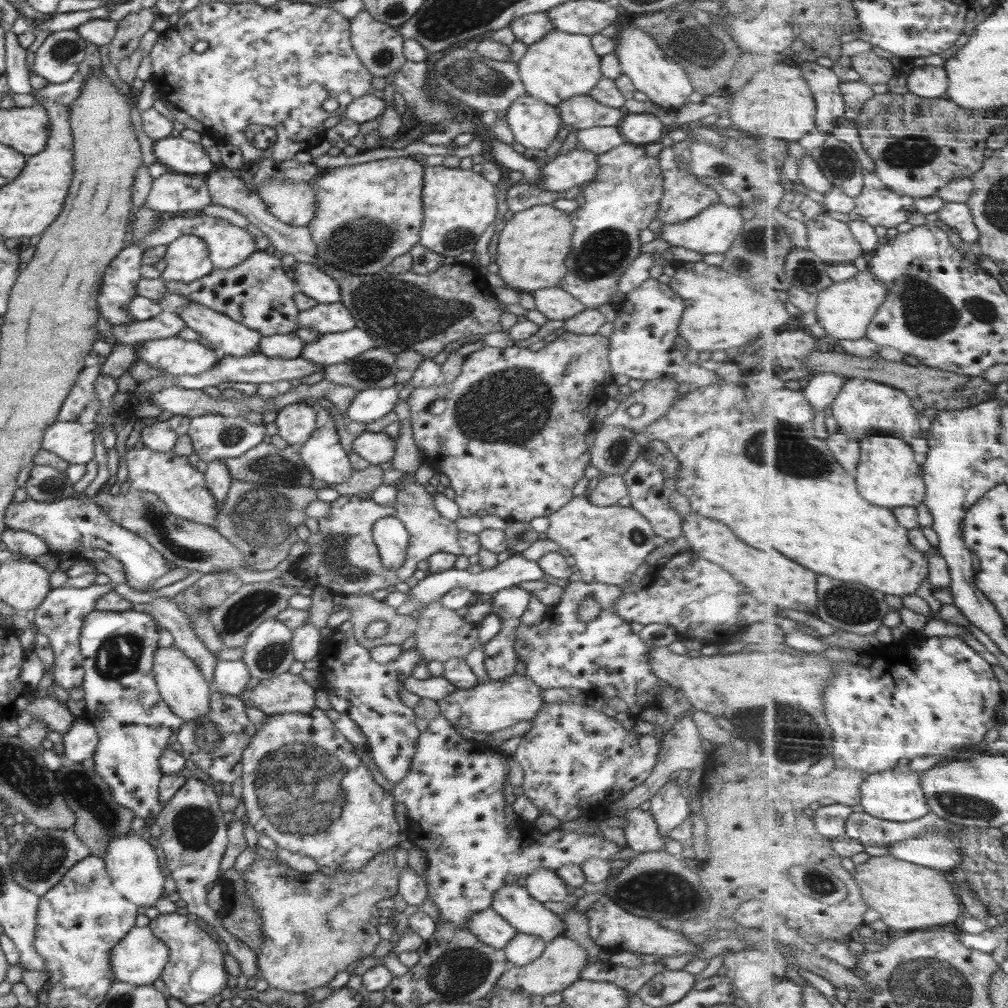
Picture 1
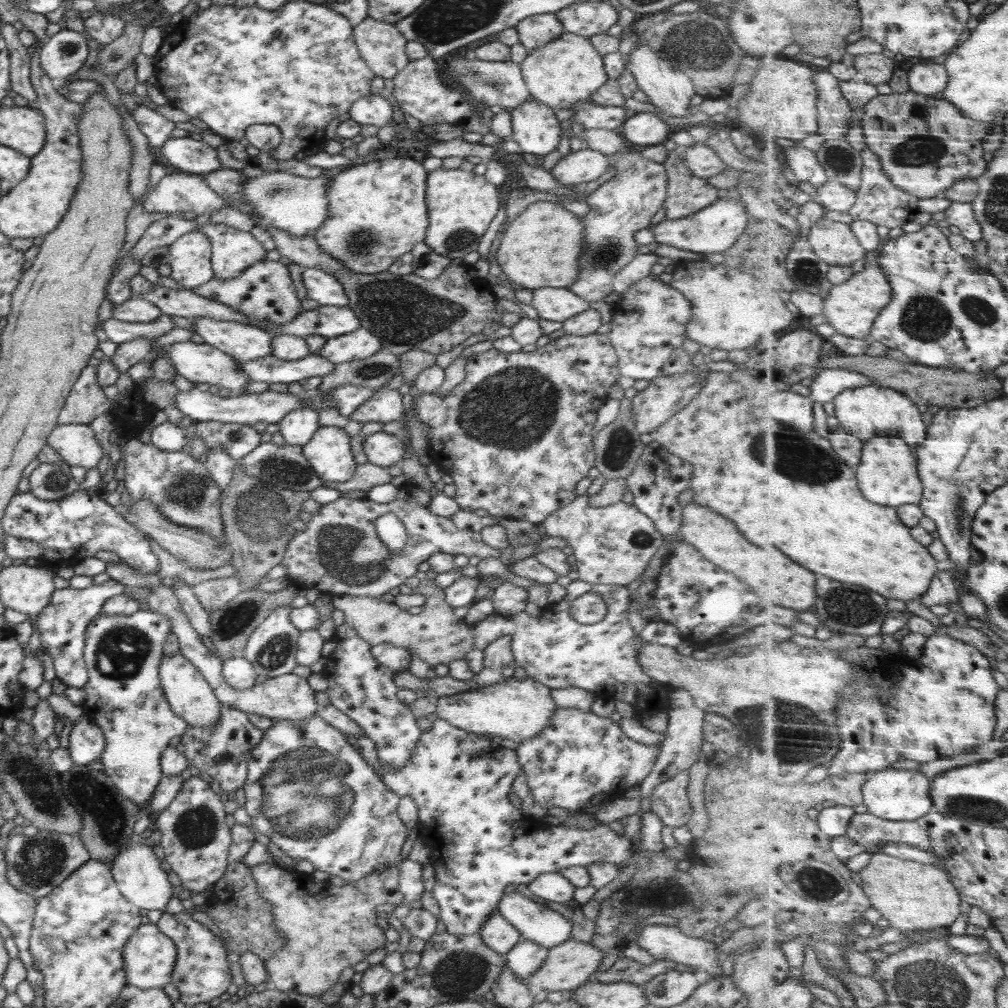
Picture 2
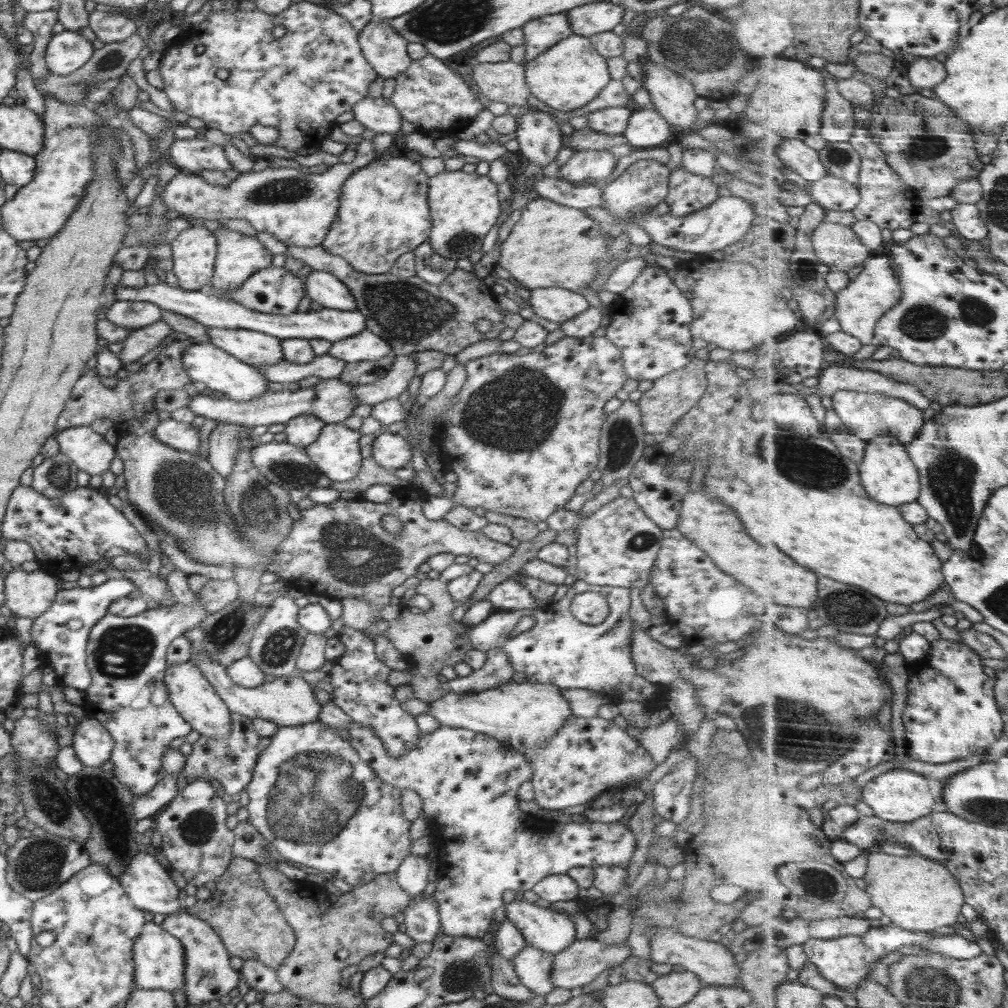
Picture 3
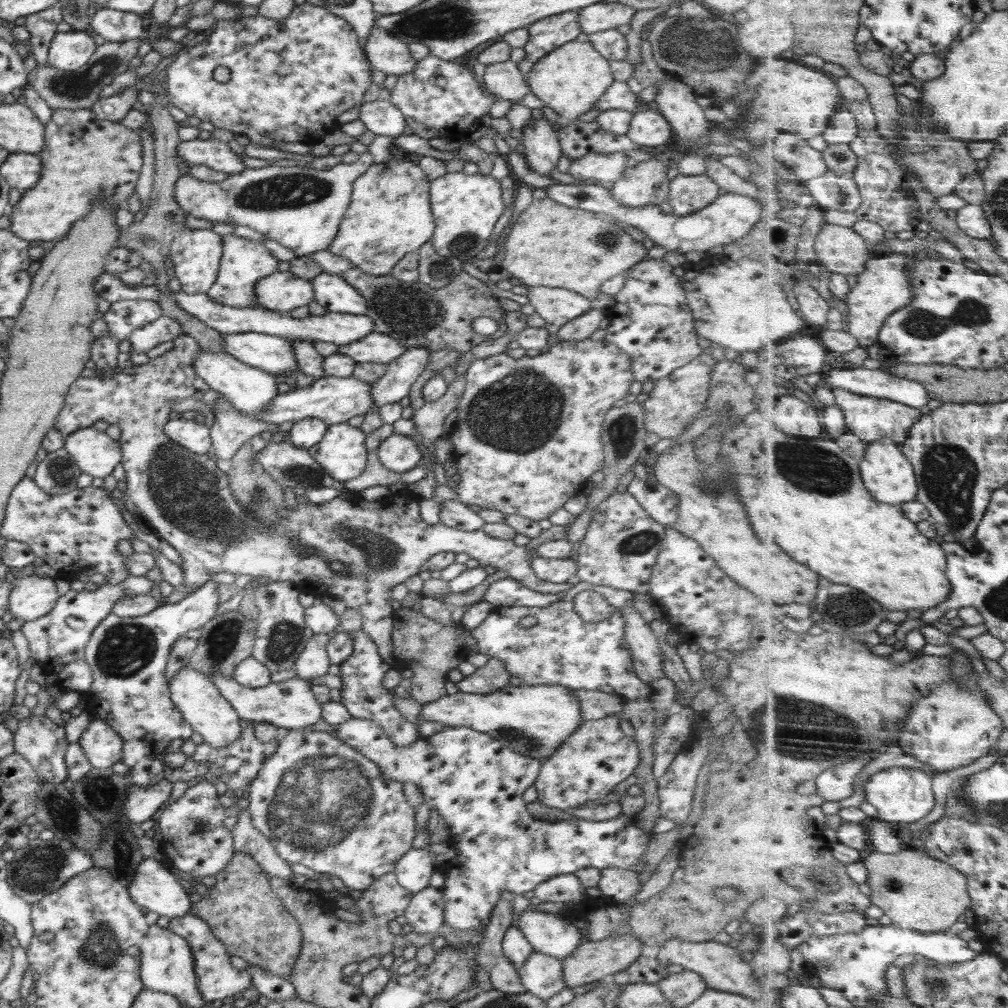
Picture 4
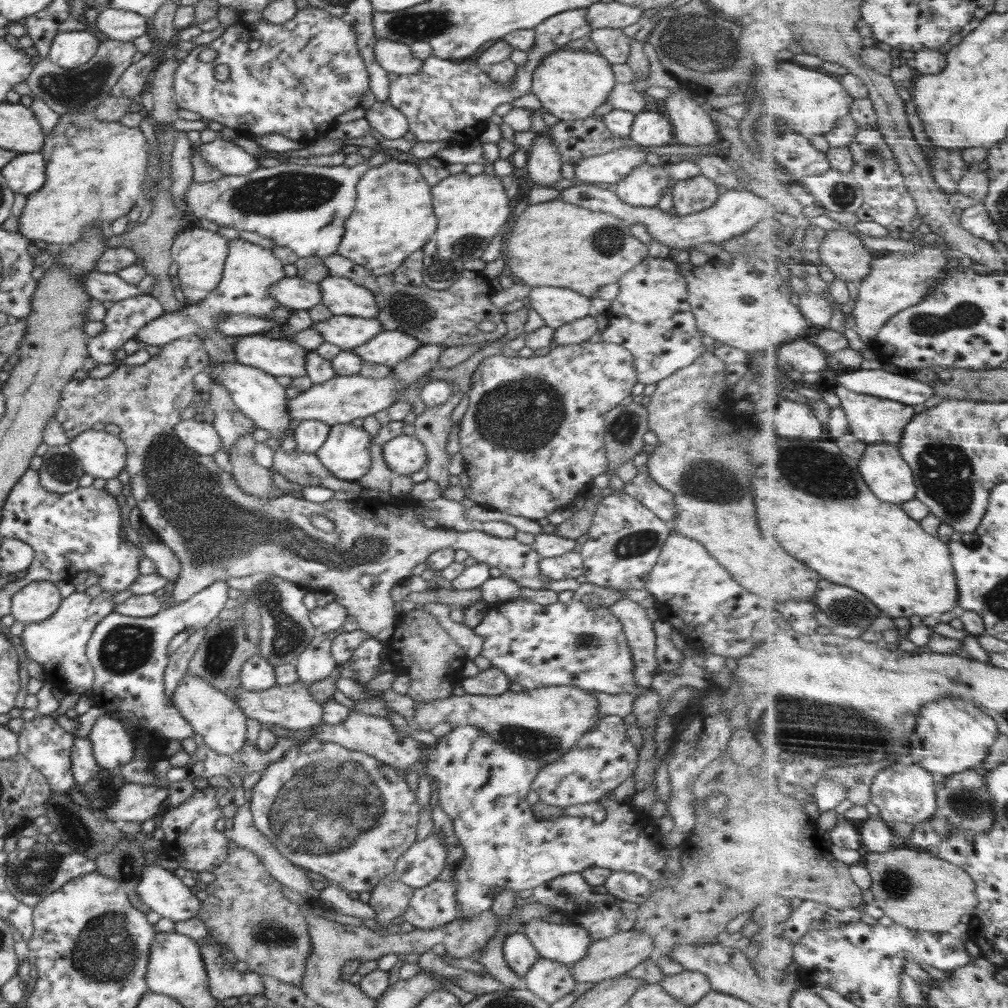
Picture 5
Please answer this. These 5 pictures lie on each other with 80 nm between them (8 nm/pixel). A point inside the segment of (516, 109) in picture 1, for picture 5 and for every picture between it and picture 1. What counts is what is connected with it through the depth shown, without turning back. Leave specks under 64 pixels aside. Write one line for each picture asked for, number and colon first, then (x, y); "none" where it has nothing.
2: (535, 128)
3: (538, 134)
4: (540, 145)
5: (544, 164)

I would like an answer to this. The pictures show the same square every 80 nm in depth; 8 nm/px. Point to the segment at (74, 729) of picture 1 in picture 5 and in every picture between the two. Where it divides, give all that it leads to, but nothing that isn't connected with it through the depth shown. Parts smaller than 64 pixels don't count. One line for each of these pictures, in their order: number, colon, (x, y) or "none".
2: (86, 741)
3: (92, 743)
4: (103, 746)
5: (112, 744)

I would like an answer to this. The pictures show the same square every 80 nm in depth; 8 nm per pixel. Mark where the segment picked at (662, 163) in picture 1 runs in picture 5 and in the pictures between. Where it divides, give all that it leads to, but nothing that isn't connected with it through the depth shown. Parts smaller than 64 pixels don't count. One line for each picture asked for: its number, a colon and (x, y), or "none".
2: (686, 194)
3: (688, 193)
4: (687, 194)
5: (697, 194)

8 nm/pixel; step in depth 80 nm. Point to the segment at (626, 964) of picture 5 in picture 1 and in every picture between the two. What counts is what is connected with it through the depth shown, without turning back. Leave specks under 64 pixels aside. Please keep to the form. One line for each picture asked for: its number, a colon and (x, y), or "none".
1: (559, 965)
2: (567, 966)
3: (580, 963)
4: (593, 960)

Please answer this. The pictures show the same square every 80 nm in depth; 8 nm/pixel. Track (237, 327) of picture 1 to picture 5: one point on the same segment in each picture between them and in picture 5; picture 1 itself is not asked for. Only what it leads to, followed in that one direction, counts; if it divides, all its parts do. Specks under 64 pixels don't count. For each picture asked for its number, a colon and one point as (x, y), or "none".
2: (242, 341)
3: (253, 347)
4: (274, 354)
5: (279, 357)

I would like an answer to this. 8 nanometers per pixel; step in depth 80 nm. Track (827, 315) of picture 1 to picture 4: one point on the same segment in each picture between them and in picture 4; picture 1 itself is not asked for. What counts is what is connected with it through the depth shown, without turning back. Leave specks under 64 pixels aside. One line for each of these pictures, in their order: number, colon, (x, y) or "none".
2: (853, 307)
3: (877, 289)
4: (886, 286)

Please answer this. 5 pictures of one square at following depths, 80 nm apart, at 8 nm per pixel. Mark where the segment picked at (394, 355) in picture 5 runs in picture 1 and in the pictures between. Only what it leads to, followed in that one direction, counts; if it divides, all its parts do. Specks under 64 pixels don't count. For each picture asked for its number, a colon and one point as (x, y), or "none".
1: (330, 348)
2: (361, 343)
3: (365, 346)
4: (378, 348)

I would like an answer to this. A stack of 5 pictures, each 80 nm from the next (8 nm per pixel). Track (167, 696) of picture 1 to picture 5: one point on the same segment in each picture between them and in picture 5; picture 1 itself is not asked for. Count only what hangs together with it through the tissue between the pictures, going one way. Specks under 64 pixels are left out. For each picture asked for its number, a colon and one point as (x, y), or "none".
2: (189, 695)
3: (194, 698)
4: (198, 700)
5: (221, 723)

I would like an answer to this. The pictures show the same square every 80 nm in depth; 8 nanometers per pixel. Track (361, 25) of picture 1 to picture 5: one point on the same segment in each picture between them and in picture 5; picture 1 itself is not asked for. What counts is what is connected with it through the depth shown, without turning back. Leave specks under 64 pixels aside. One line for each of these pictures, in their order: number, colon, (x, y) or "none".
2: (382, 46)
3: (385, 50)
4: (385, 52)
5: (396, 57)

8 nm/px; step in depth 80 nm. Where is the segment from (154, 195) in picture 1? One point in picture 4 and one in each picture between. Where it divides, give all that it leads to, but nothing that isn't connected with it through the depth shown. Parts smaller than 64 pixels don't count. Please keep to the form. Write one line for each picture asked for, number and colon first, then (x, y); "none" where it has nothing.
2: (180, 193)
3: (298, 209)
4: (300, 207)

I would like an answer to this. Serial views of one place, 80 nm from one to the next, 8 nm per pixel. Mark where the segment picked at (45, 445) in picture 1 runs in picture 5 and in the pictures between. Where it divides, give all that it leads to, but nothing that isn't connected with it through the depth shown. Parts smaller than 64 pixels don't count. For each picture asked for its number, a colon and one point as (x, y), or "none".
2: (76, 443)
3: (89, 451)
4: (95, 453)
5: (102, 455)

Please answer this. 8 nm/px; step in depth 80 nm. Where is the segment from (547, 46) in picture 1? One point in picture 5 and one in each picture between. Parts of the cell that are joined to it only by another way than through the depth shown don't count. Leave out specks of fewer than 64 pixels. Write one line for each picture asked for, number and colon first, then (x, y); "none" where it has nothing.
2: (568, 69)
3: (568, 75)
4: (570, 78)
5: (570, 83)

